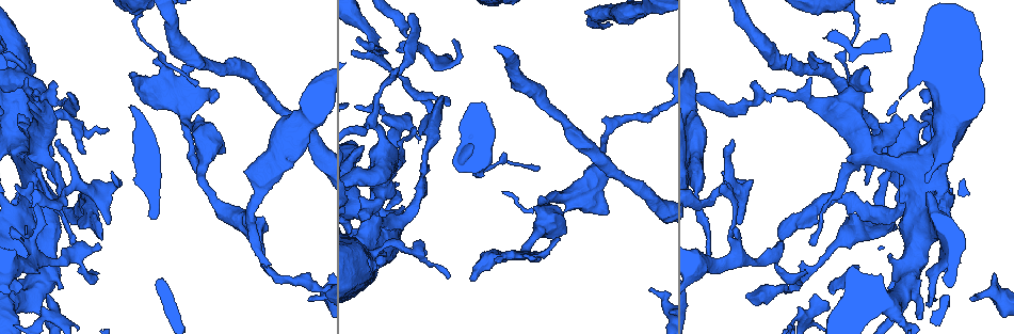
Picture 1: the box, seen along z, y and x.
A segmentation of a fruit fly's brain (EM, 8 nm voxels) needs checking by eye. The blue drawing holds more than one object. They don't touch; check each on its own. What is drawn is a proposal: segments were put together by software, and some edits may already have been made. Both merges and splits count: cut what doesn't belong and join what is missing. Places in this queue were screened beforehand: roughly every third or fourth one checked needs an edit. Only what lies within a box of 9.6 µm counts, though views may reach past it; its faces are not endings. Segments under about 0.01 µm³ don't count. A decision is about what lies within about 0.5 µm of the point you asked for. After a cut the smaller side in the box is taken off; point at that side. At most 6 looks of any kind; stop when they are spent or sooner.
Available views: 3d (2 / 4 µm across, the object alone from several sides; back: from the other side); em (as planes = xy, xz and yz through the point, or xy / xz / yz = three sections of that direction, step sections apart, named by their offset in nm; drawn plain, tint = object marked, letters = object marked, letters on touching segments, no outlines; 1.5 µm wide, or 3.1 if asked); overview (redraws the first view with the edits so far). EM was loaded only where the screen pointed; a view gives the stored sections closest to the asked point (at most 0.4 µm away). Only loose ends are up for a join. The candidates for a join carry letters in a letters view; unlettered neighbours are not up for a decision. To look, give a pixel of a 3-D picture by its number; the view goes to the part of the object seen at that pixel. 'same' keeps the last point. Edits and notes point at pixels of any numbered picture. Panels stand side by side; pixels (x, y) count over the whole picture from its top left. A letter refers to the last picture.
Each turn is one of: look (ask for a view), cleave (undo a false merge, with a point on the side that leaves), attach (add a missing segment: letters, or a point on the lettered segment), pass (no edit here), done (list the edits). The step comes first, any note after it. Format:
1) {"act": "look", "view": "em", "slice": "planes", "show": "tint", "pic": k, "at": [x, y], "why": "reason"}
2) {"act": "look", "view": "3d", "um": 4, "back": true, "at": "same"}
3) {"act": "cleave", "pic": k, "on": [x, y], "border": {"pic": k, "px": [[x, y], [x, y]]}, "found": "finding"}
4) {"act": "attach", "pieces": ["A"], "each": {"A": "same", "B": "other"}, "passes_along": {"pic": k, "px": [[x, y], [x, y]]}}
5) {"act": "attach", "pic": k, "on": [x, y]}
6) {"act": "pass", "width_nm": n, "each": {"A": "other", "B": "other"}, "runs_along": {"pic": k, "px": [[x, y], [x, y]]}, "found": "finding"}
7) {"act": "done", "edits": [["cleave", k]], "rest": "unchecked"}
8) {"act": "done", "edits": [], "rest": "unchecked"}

{"act": "look", "view": "3d", "um": 2, "back": true, "pic": 1, "at": [486, 171], "why": "thin neck"}

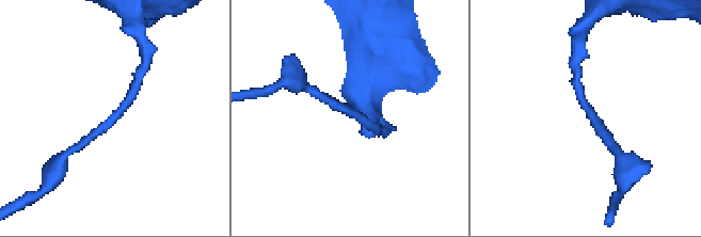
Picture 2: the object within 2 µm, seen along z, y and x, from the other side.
{"act": "look", "view": "em", "slice": "yz", "step": 4, "show": "tint", "pic": 2, "at": [360, 117], "why": "now the EM"}

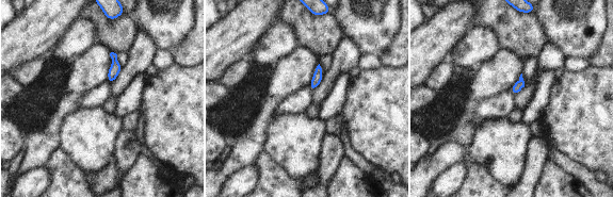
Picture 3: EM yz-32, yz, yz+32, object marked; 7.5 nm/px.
{"act": "look", "view": "em", "slice": "xy", "step": 8, "show": "letters", "at": "same"}

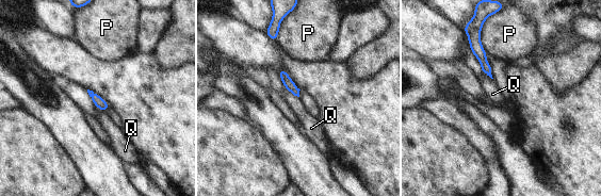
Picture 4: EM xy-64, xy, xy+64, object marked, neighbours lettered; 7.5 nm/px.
{"act": "pass", "longest_contact_nm": ["P", 200], "each": {"P": "other", "Q": "other"}, "found": "one neuron here"}

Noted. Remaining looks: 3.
{"act": "look", "view": "3d", "um": 4, "back": true, "pic": 1, "at": [559, 239], "why": "branch stops here"}

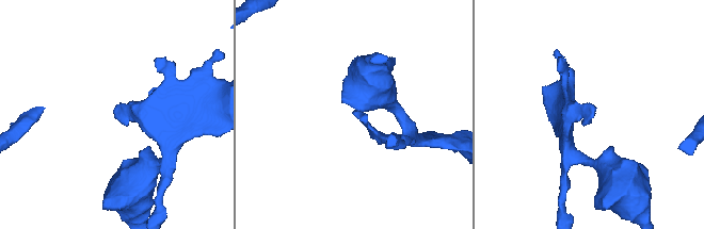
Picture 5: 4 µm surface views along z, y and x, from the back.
{"act": "look", "view": "em", "slice": "planes", "show": "letters", "pic": 5, "at": [117, 118], "why": "need the tissue"}

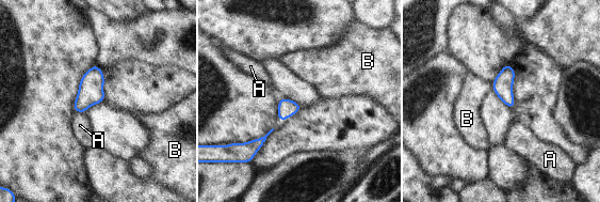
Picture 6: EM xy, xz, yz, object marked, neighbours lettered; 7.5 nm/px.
{"act": "pass", "each": {"A": "other", "B": "other"}, "border": {"pic": 6, "px": [[491, 83], [493, 90]]}, "found": "none of them fits"}

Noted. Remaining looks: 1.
{"act": "done", "edits": [], "rest": "unchecked"}

